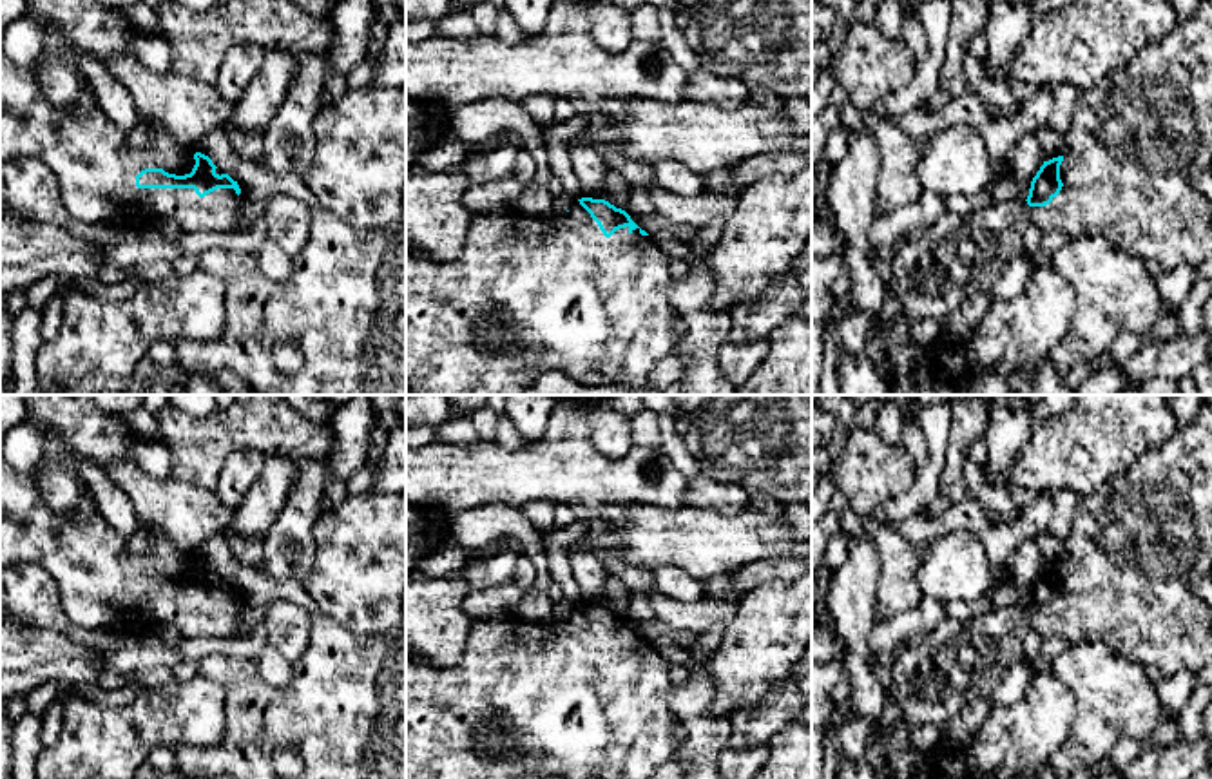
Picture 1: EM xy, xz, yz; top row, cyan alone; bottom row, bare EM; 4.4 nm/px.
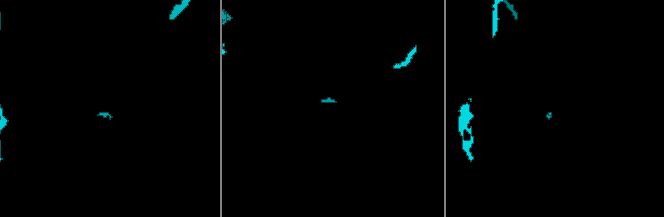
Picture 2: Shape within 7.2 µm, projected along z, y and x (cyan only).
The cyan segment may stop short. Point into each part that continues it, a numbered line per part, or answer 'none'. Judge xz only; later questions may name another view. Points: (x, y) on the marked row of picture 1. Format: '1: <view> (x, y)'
1: xz (528, 294)

